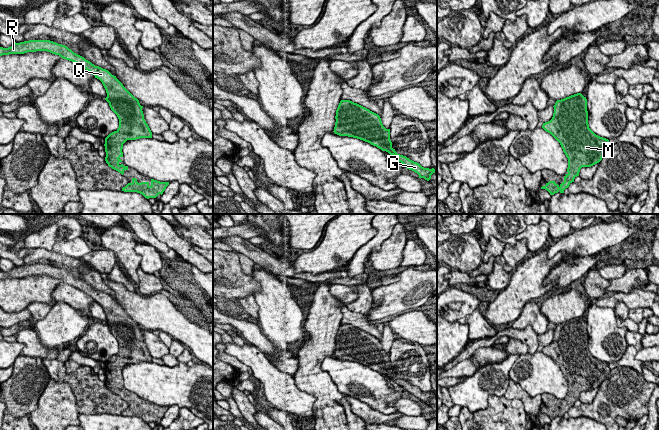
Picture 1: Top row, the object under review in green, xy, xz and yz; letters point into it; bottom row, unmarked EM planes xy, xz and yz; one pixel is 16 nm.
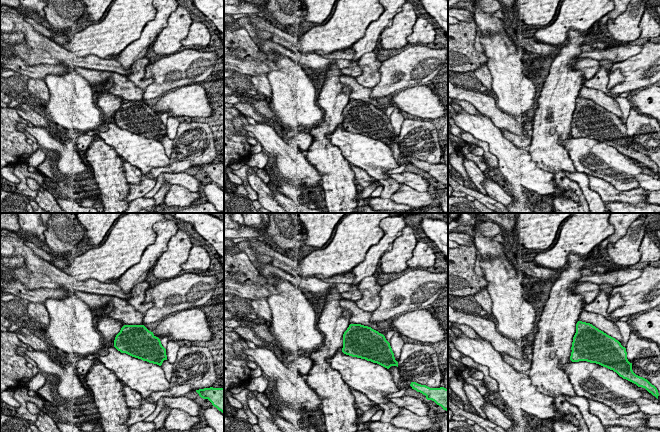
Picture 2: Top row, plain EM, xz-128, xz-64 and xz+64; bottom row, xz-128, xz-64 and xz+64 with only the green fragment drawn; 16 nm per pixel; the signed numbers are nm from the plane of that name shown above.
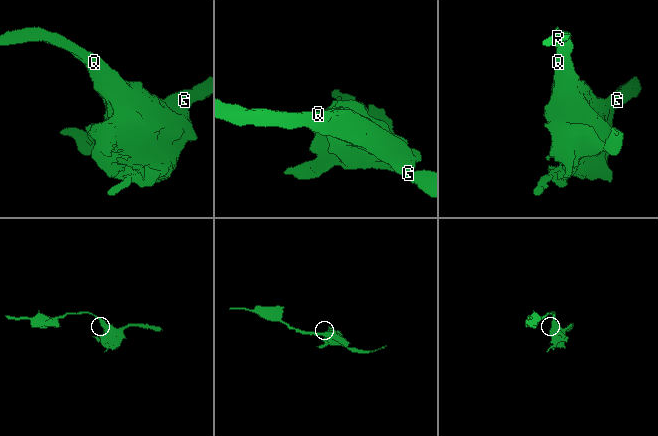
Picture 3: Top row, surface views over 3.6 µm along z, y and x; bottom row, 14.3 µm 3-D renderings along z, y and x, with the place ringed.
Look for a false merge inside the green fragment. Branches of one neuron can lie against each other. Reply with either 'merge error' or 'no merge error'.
no merge error

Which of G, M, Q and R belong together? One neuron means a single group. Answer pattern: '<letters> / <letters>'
G M Q R

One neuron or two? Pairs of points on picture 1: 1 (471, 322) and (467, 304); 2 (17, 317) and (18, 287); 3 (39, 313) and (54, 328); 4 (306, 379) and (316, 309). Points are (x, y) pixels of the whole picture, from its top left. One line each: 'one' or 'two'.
1: two
2: two
3: two
4: one

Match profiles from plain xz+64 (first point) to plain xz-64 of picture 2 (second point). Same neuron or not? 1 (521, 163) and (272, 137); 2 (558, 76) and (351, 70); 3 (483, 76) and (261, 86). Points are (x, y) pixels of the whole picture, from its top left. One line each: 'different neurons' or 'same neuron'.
1: same neuron
2: different neurons
3: same neuron

